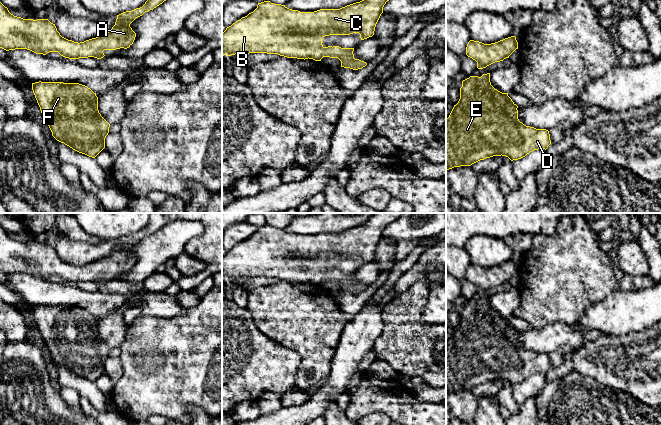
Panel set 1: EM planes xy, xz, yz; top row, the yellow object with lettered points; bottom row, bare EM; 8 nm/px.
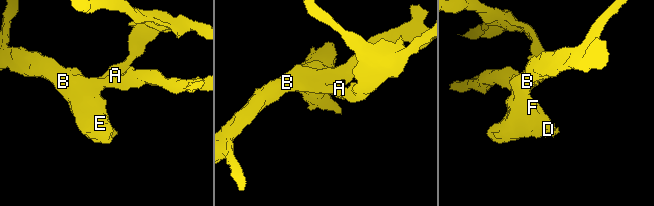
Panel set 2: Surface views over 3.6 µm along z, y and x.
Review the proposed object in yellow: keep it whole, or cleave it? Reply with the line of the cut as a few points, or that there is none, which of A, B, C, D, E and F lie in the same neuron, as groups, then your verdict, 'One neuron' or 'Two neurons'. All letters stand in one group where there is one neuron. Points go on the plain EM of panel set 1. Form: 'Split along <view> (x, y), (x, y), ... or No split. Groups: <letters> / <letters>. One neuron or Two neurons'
No split. Groups: A B C D E F. One neuron

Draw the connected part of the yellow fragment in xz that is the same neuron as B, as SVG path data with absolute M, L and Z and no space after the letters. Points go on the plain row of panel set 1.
M374 213L367 222L340 233L320 233L314 236L300 236L285 229L270 225L258 227L257 232L227 251L222 257L222 280L241 277L278 278L287 282L313 283L338 282L341 291L362 293L366 286L354 282L354 272L322 269L322 262L329 259L350 259L359 257L361 264L374 259L376 248L387 225L396 221L403 213Z

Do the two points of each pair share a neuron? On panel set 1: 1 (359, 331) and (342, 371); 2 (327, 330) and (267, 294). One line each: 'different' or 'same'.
1: same
2: same

